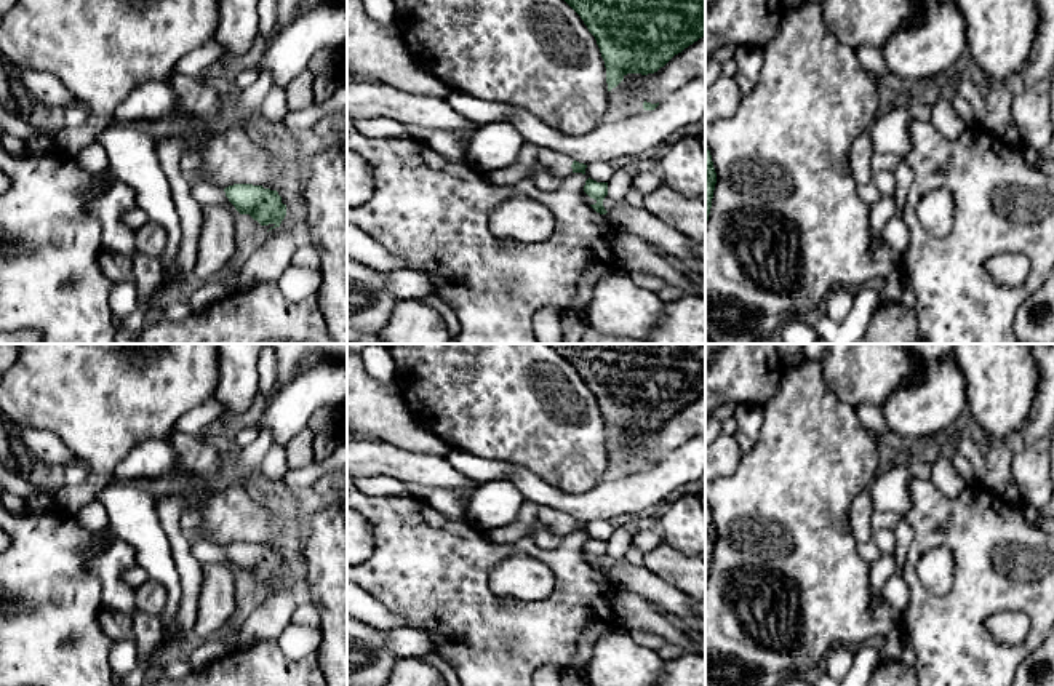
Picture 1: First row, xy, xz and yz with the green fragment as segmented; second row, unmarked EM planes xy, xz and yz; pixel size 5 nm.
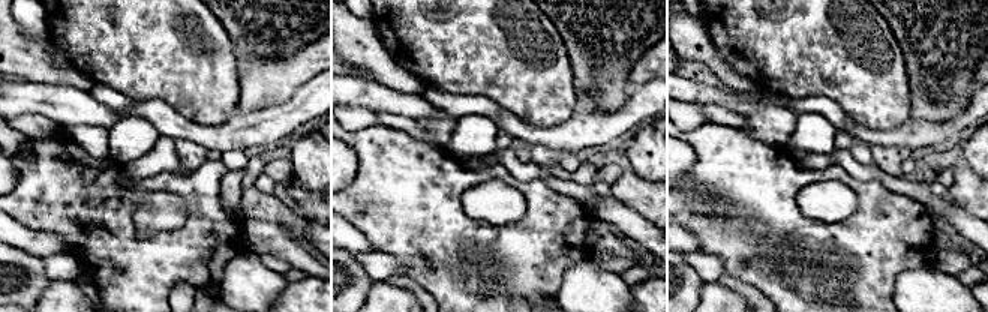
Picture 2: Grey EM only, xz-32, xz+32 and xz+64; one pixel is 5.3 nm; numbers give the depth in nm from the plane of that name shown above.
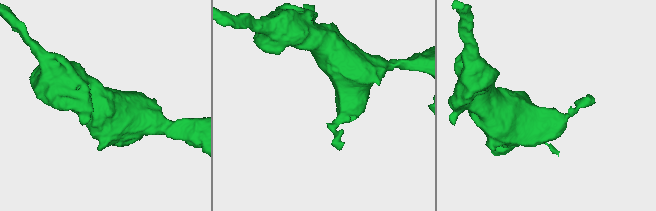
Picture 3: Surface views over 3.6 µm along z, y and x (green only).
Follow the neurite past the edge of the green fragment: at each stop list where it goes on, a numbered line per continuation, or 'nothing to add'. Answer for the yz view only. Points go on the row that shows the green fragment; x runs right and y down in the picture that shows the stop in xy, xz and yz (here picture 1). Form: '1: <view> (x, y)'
nothing to add

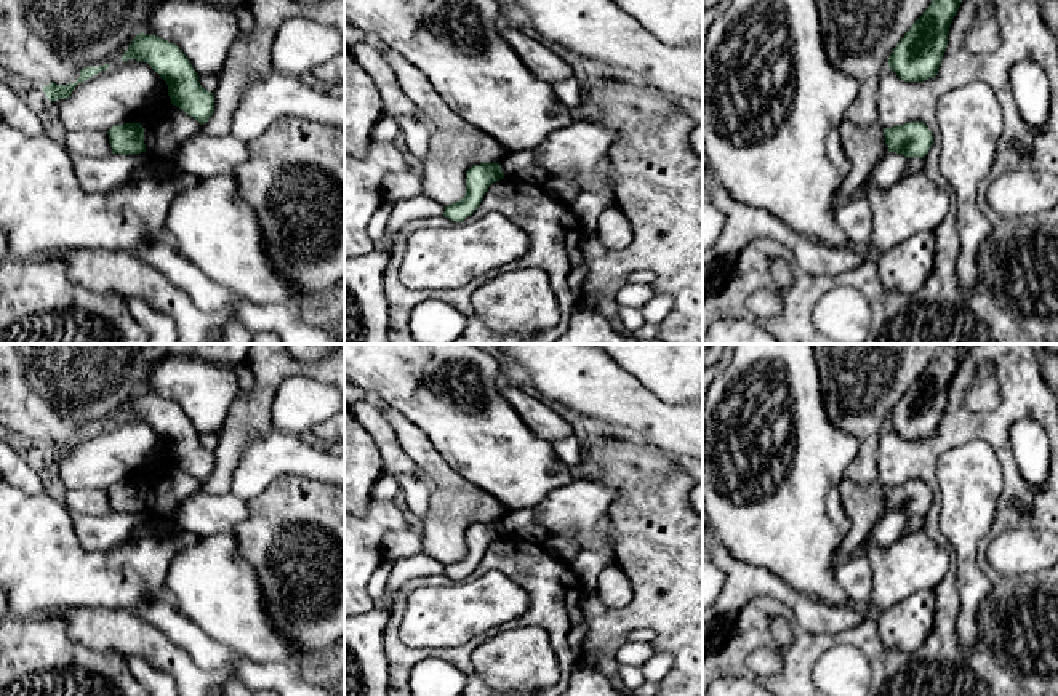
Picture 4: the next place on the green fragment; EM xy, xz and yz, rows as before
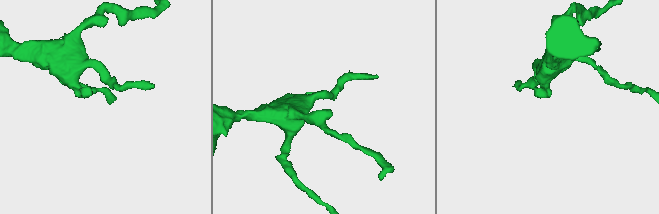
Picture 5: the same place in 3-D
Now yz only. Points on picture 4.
nothing to add

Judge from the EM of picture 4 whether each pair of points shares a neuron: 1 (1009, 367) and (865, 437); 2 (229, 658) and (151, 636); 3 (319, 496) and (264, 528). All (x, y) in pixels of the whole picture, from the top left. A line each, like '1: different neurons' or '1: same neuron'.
1: different neurons
2: different neurons
3: same neuron

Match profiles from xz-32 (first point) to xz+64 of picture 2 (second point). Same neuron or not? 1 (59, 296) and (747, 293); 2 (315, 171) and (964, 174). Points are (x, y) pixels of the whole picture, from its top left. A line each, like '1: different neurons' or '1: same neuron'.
1: different neurons
2: different neurons

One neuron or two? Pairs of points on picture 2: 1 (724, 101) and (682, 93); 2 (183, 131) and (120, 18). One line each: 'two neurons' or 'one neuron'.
1: one neuron
2: two neurons

